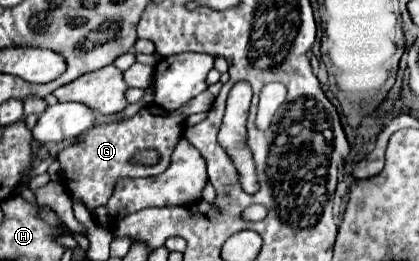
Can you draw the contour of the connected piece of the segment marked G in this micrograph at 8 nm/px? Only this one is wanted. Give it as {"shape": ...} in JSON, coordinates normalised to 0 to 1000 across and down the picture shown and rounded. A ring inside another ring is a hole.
{"shape":[[[487,345],[482,360],[473,360],[468,375],[458,375],[453,391],[444,391],[439,406],[430,406],[415,429],[396,429],[396,421],[382,421],[382,406],[372,406],[372,398],[353,398],[310,452],[263,467],[263,475],[220,483],[215,498],[205,498],[191,521],[191,544],[138,582],[138,621],[143,621],[143,644],[153,651],[153,682],[158,682],[158,705],[167,720],[167,751],[177,766],[196,766],[210,789],[210,805],[224,812],[224,797],[258,774],[258,759],[272,736],[277,690],[286,690],[296,674],[325,682],[325,674],[387,667],[406,636],[406,598],[411,598],[411,575],[420,567],[430,521],[434,521],[444,452],[453,437],[501,421],[506,391],[511,391],[511,368],[496,345]],[[339,567],[377,575],[382,621],[372,636],[310,628],[310,605]]]}

